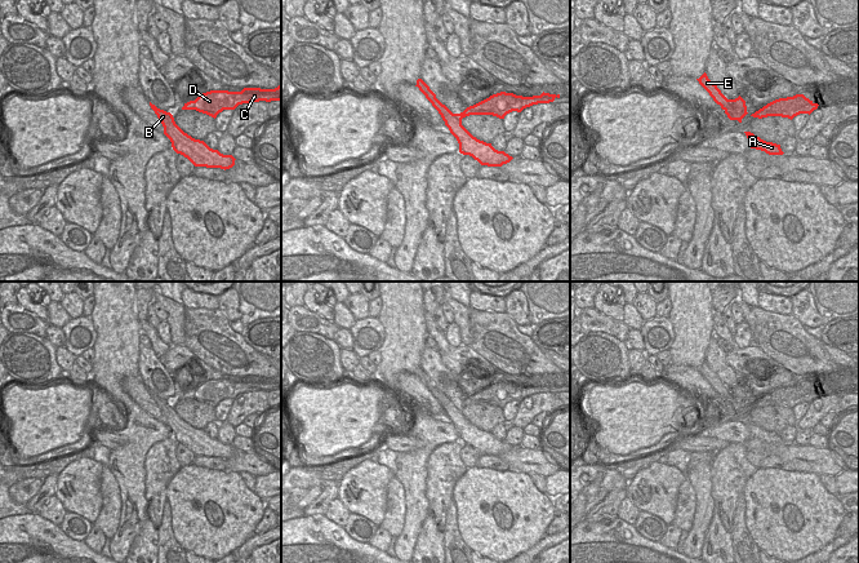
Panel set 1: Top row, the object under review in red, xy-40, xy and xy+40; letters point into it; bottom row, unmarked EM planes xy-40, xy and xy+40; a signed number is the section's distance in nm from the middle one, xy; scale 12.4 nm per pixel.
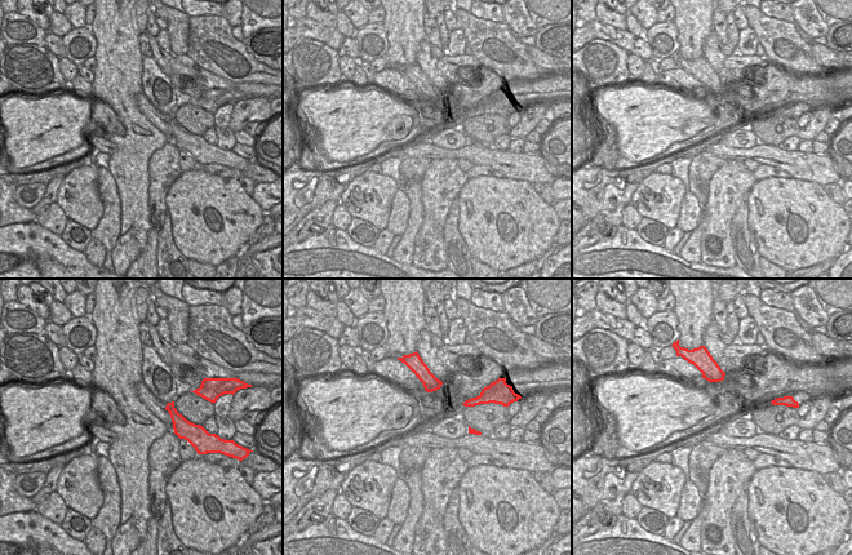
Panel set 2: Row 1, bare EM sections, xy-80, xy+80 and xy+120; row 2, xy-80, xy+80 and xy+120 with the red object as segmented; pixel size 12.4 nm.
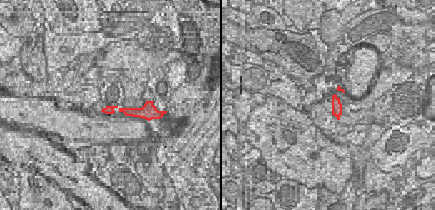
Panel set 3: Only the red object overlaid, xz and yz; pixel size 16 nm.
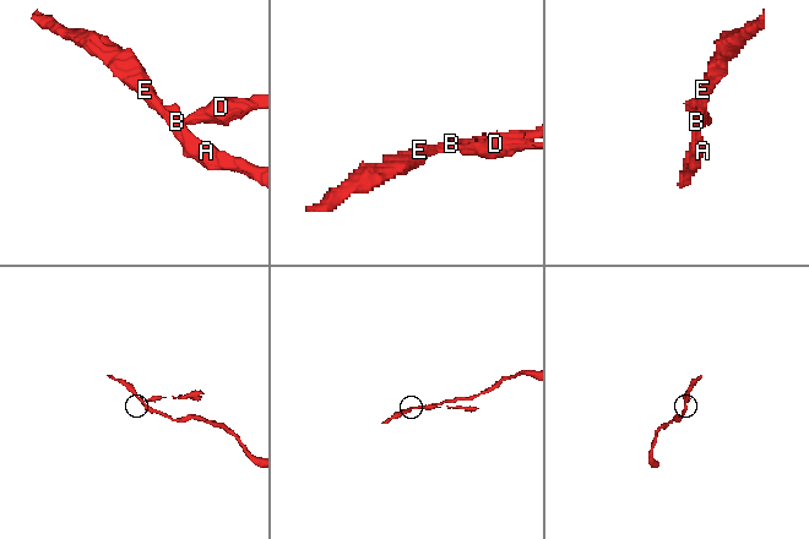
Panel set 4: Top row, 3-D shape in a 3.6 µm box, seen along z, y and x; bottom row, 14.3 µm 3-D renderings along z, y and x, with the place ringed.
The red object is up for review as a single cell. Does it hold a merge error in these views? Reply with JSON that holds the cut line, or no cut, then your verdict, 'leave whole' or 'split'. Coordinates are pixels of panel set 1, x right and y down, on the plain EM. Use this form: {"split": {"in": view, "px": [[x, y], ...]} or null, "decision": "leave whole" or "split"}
{"split": {"in": "xy", "px": [[462, 402], [464, 406]]}, "decision": "split"}

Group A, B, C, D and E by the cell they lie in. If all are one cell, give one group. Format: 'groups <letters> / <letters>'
groups A B E / C D

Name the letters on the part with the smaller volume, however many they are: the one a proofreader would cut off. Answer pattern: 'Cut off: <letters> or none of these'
Cut off: C, D

